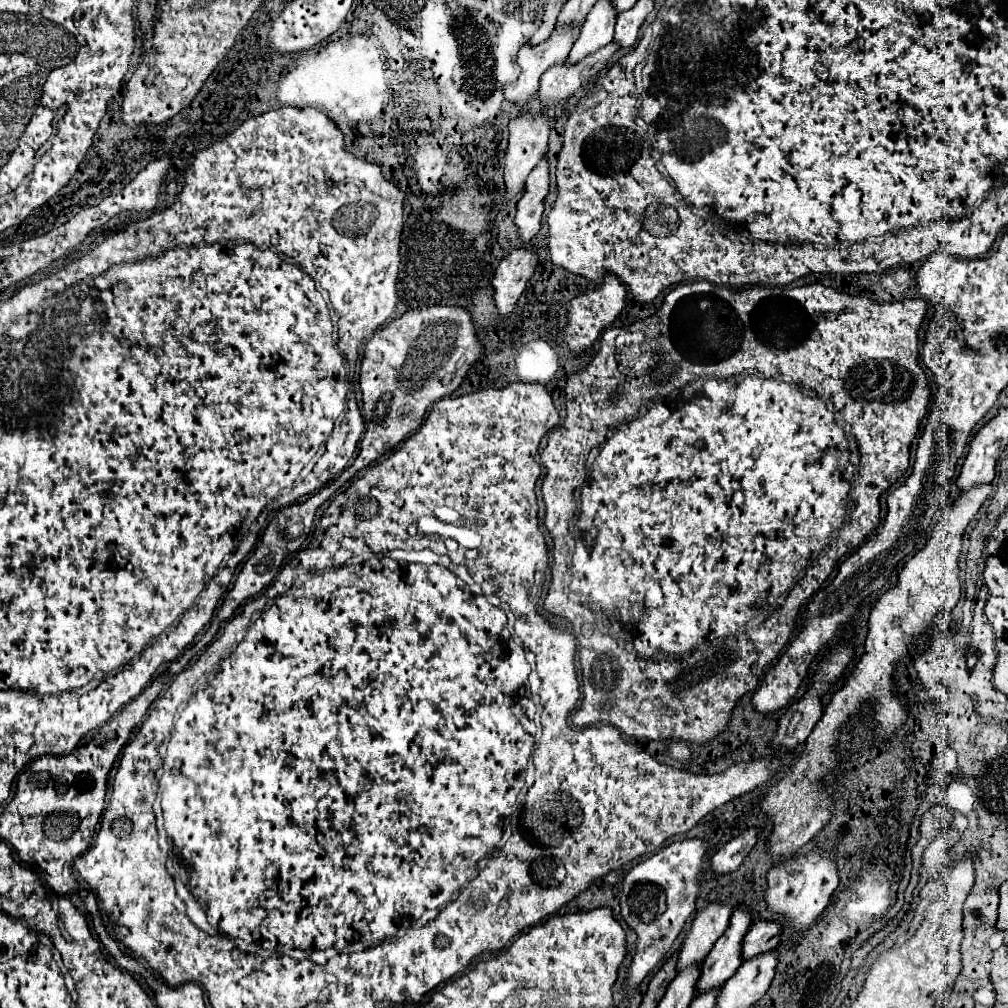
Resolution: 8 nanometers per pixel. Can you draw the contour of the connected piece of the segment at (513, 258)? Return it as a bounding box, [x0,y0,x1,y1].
[492,248,536,316]

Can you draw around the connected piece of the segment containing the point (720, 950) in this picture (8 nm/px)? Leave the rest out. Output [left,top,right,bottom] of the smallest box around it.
[696,908,752,994]

